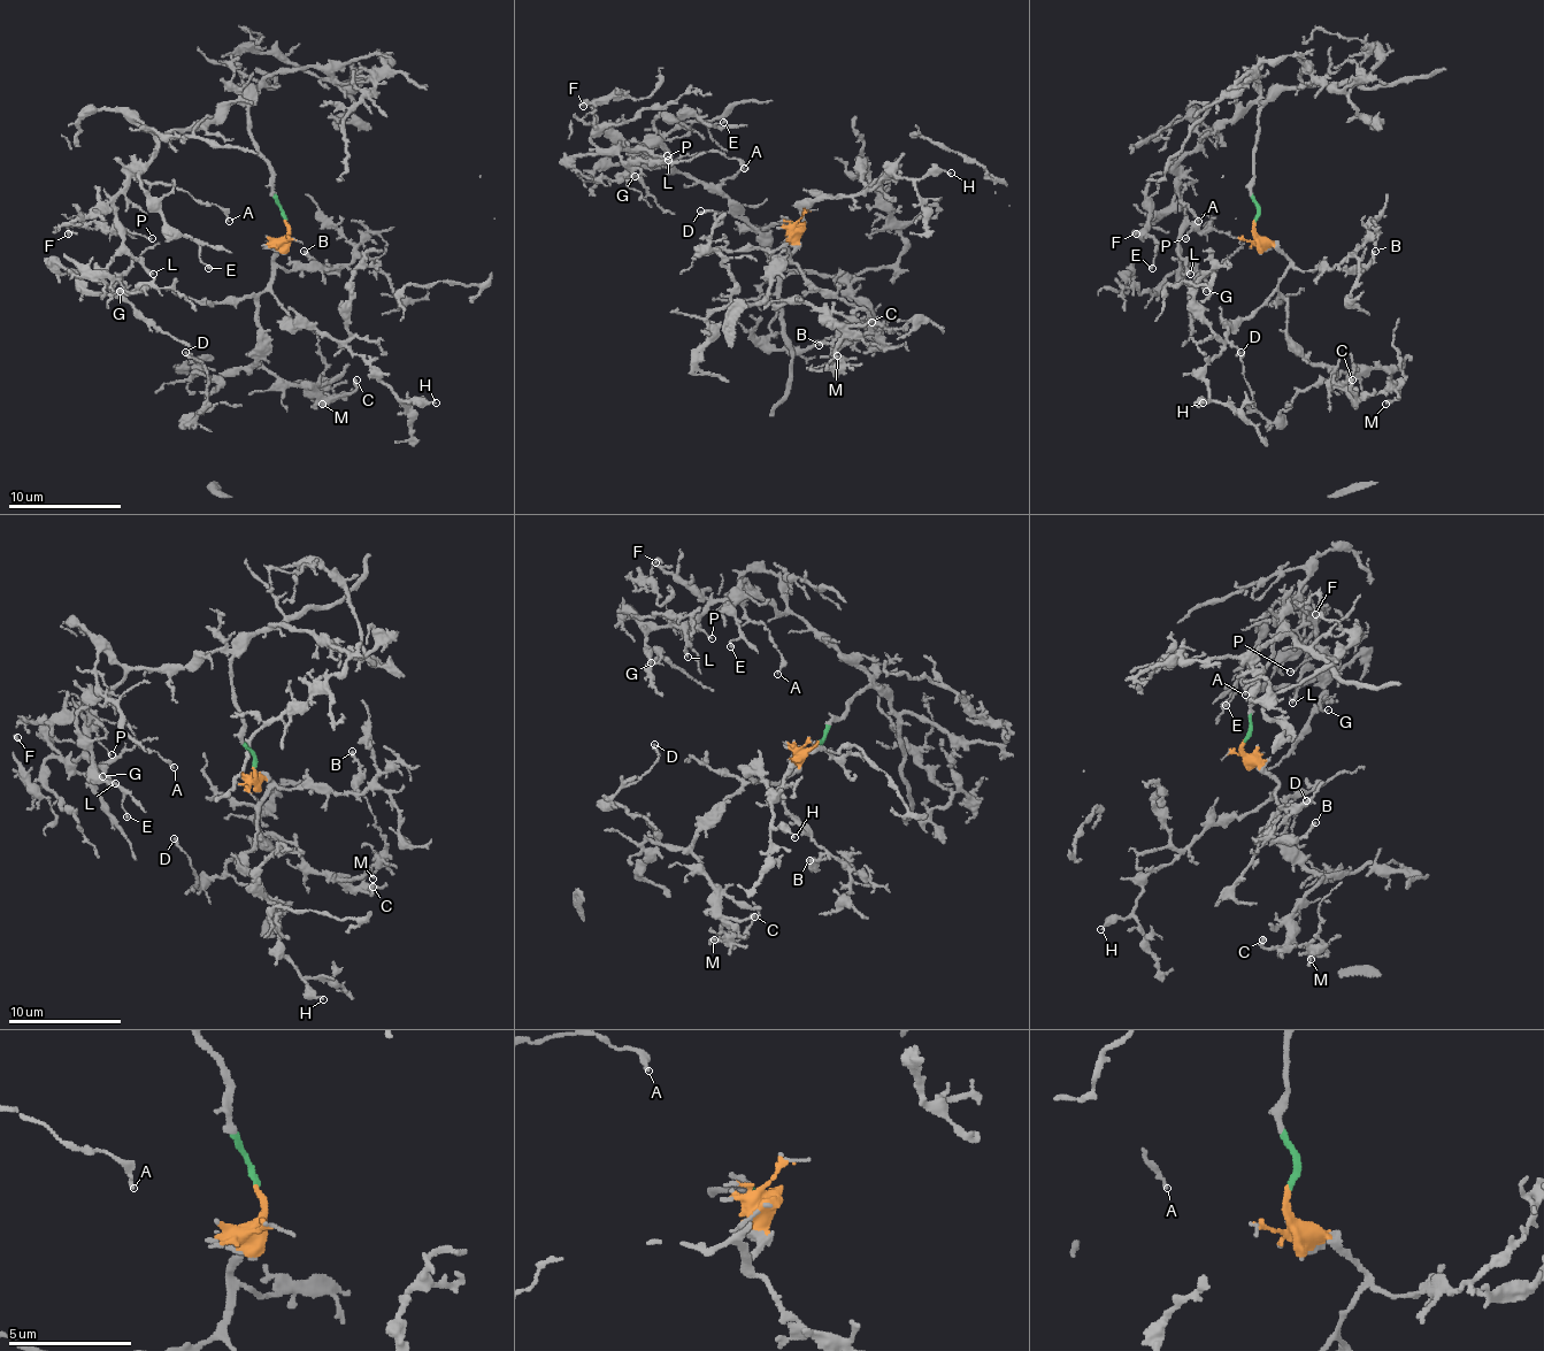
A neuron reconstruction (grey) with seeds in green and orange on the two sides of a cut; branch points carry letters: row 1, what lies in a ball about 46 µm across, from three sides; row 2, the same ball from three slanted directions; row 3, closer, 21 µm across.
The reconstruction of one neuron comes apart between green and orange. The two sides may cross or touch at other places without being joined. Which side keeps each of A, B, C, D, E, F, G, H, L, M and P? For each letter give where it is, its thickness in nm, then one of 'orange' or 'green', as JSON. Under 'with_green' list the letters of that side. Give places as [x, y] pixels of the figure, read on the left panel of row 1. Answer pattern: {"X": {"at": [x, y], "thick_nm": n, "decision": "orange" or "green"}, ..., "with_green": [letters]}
{"A": {"at": [229, 221], "thick_nm": 160, "decision": "green"}, "B": {"at": [304, 251], "thick_nm": 240, "decision": "orange"}, "C": {"at": [356, 380], "thick_nm": 180, "decision": "orange"}, "D": {"at": [185, 352], "thick_nm": 180, "decision": "orange"}, "E": {"at": [208, 268], "thick_nm": 140, "decision": "green"}, "F": {"at": [68, 233], "thick_nm": 130, "decision": "green"}, "G": {"at": [120, 291], "thick_nm": 150, "decision": "green"}, "H": {"at": [436, 403], "thick_nm": 120, "decision": "orange"}, "L": {"at": [153, 274], "thick_nm": 200, "decision": "green"}, "M": {"at": [322, 404], "thick_nm": 140, "decision": "orange"}, "P": {"at": [152, 238], "thick_nm": 110, "decision": "green"}, "with_green": ["A", "E", "F", "G", "L", "P"]}

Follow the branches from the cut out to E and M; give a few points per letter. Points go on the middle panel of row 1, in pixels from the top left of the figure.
E: (801, 225), (790, 220), (759, 229), (682, 175), (653, 121), (724, 121)
M: (801, 223), (790, 260), (778, 248), (773, 258), (767, 294), (821, 308), (844, 331), (827, 368), (838, 357)

